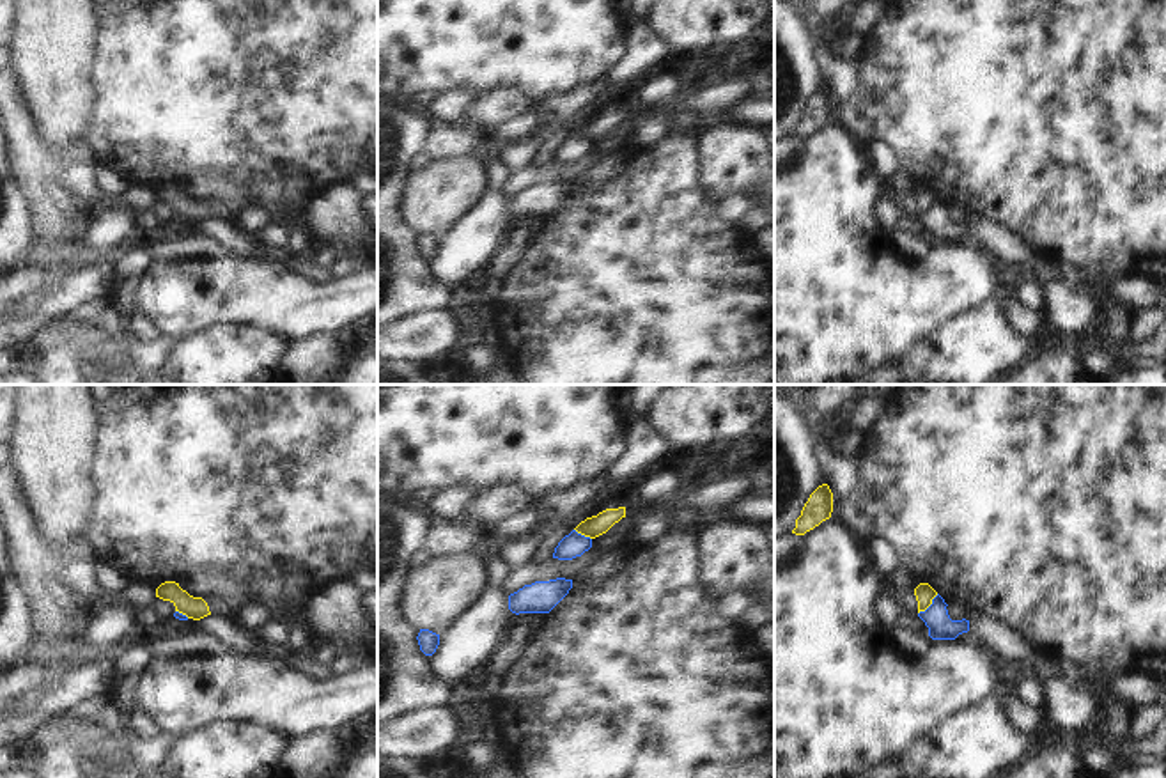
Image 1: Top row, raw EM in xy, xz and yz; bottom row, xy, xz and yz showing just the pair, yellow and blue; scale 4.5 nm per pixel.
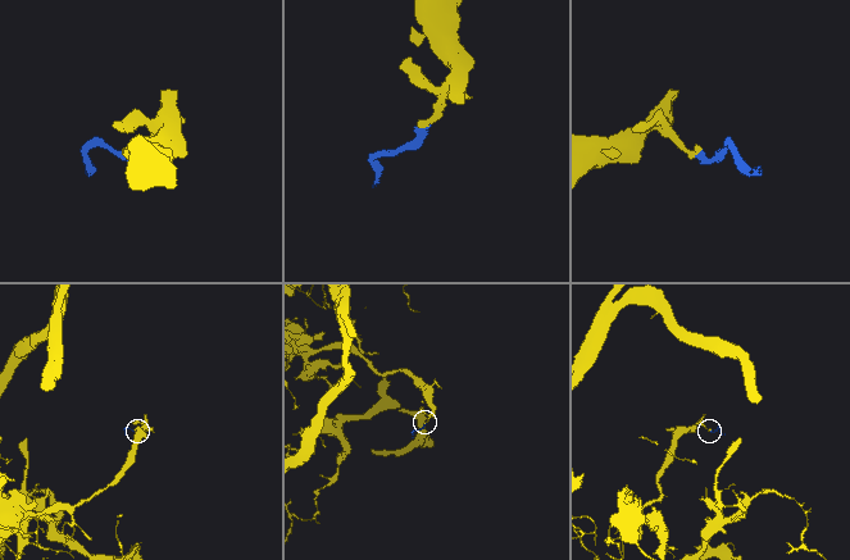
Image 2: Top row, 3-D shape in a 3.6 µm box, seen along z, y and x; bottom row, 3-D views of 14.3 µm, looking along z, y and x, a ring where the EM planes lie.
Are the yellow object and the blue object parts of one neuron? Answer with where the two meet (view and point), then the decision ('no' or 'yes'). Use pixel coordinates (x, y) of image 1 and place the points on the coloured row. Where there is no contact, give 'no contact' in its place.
meets yellow in yz at (929, 605); no

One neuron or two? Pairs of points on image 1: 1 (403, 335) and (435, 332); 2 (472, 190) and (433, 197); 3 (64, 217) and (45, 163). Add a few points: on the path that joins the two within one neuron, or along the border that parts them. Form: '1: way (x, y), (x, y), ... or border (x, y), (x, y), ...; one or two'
1: way (410, 335), (427, 335); one
2: way (463, 190), (449, 190), (442, 195); one
3: way (52, 204), (45, 190), (45, 176); one

